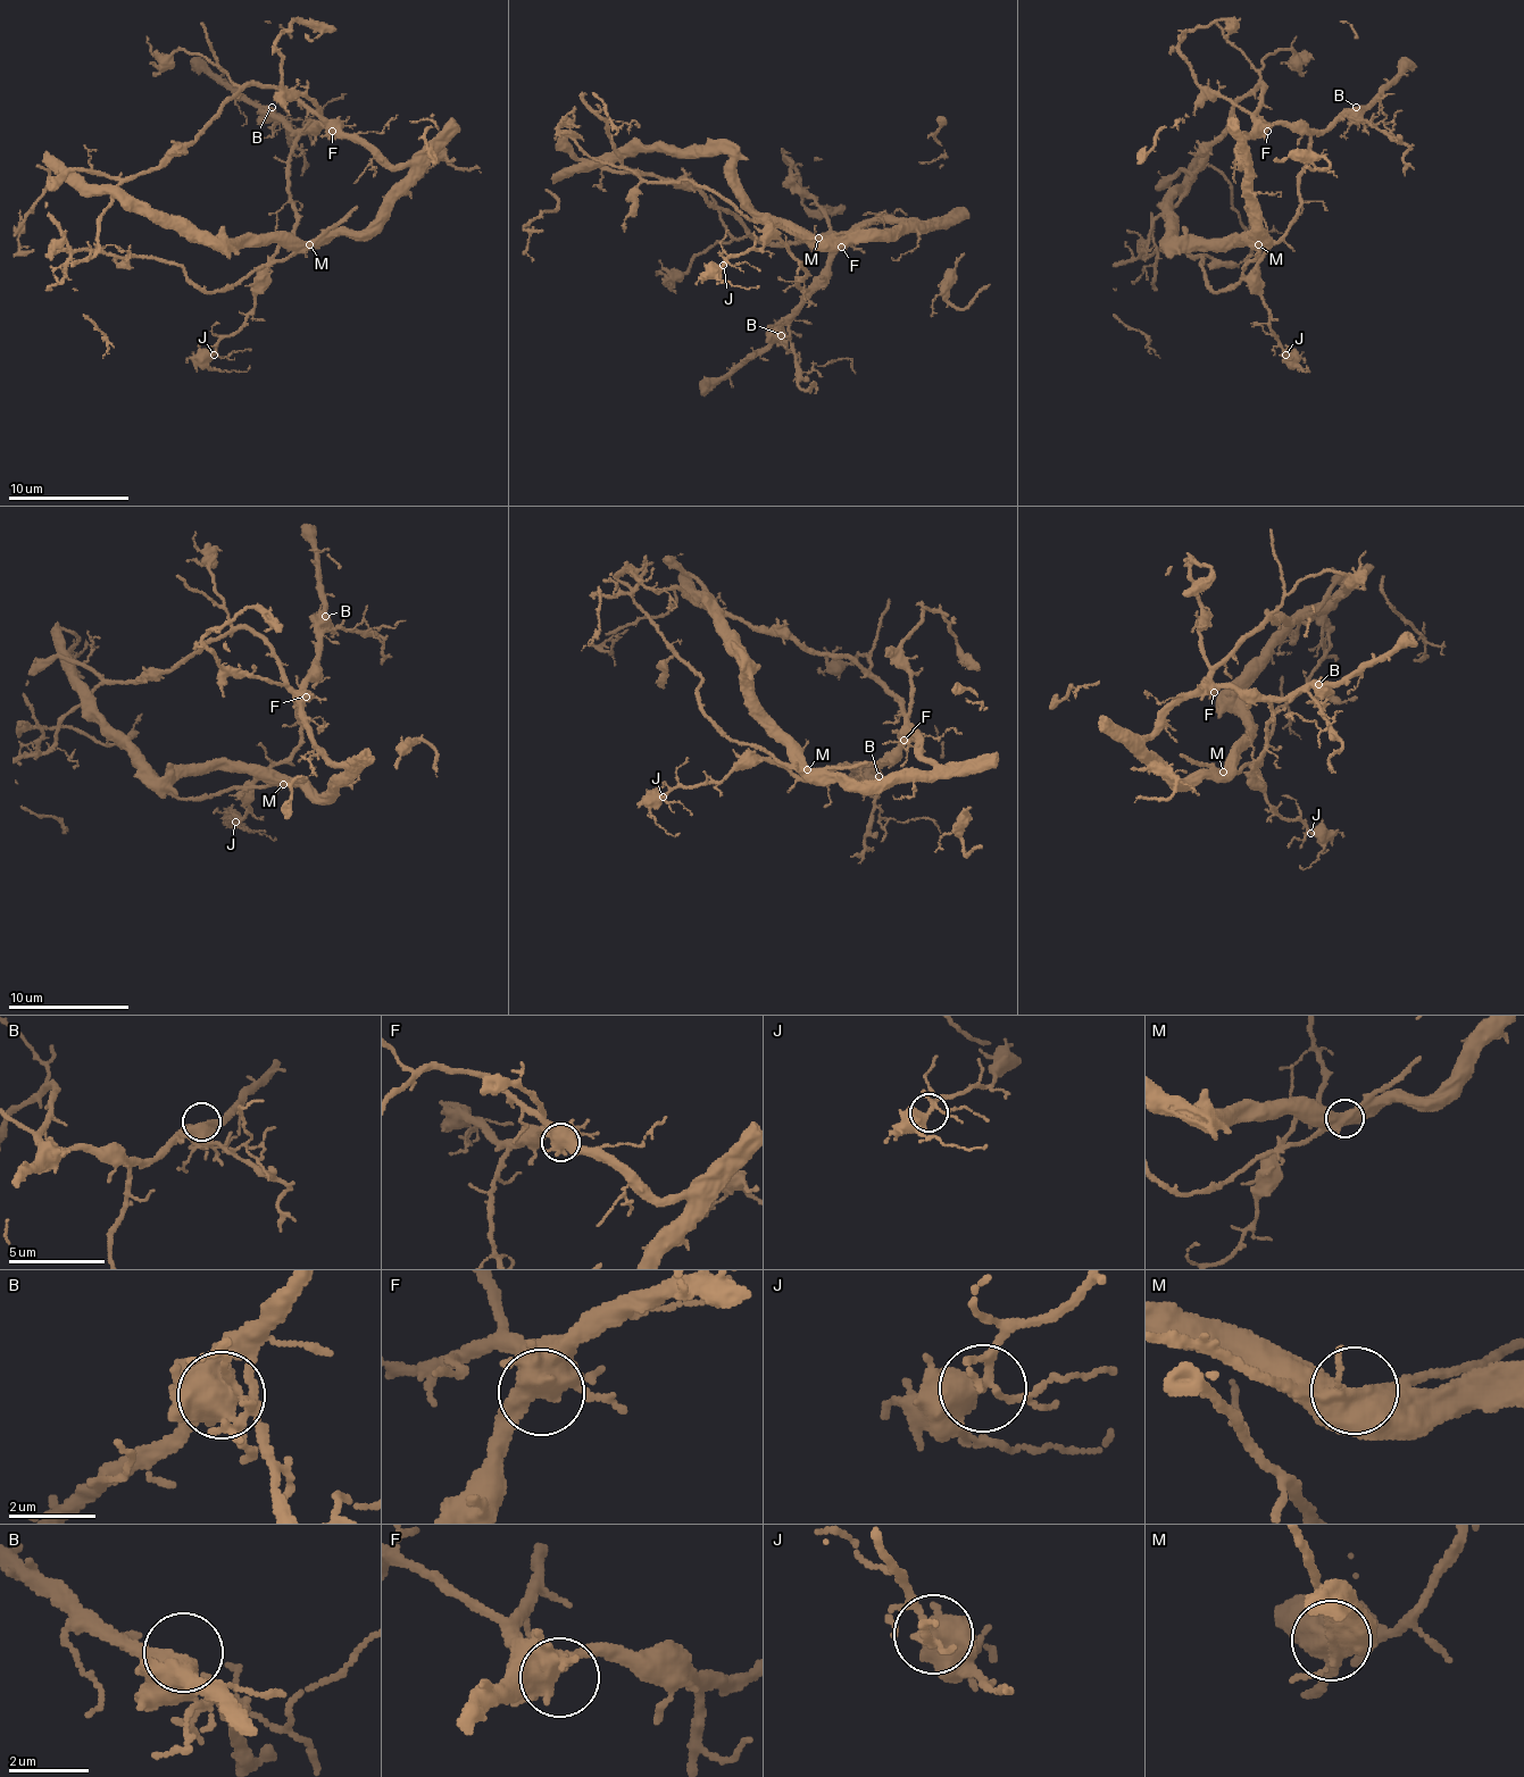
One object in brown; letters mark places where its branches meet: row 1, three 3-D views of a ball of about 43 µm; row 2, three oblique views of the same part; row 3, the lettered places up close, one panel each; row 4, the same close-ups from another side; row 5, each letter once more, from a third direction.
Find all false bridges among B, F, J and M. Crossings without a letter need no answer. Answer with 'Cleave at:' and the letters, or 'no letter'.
Cleave at: M

